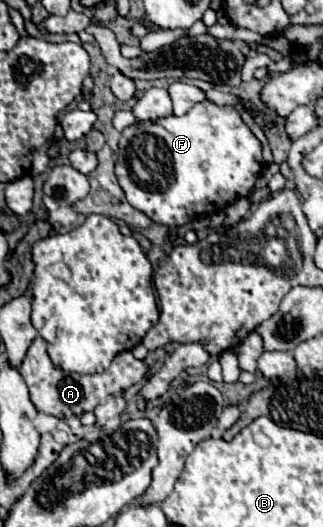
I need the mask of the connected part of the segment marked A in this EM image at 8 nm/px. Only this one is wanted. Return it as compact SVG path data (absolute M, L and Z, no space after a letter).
M37 336L27 350L27 356L19 366L19 372L25 378L29 394L31 394L31 402L37 406L39 412L45 412L45 414L51 414L57 418L69 418L69 416L81 416L85 412L91 412L107 396L117 394L133 384L139 384L147 376L149 368L145 362L137 360L131 352L121 352L113 360L111 368L101 374L93 374L93 376L67 374L63 370L57 370L51 364L49 354L47 354L47 342L41 336Z

